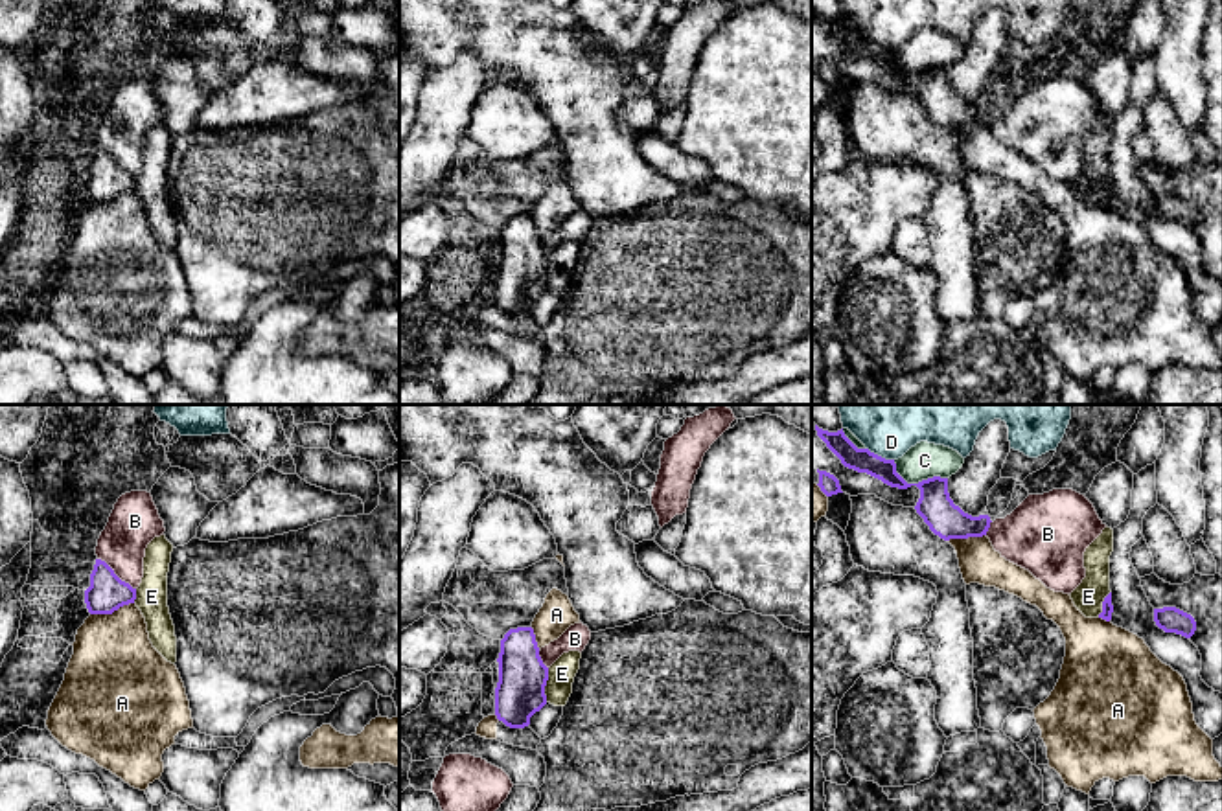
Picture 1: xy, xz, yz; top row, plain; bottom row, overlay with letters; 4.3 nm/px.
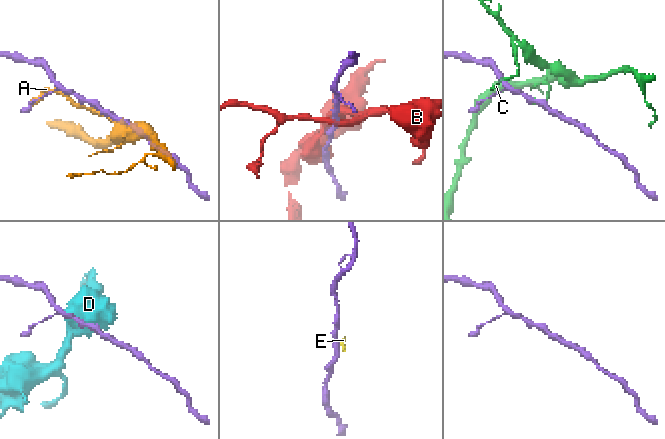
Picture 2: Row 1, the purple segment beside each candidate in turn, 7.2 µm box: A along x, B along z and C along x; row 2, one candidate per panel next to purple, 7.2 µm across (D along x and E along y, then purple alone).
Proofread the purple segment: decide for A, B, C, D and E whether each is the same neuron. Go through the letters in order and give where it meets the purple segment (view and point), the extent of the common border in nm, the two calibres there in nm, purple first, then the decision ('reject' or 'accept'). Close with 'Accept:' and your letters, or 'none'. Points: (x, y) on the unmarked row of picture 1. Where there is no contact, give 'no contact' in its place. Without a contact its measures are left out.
A: contact xy (111, 201); length 200 nm; calibres 170 and 400 nm; reject
B: contact xy (115, 162); length 220 nm; calibres 170 and 220 nm; reject
C: contact yz (919, 70); length 260 nm; calibres 160 and 160 nm; reject
D: contact yz (880, 45); length 140 nm; calibres 110 and 200 nm; reject
E: contact xz (545, 273); length 150 nm; calibres 220 and 120 nm; reject
Accept: none

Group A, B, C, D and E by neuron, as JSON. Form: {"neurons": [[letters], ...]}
{"neurons": [["A"], ["B"], ["C"], ["D"], ["E"]]}

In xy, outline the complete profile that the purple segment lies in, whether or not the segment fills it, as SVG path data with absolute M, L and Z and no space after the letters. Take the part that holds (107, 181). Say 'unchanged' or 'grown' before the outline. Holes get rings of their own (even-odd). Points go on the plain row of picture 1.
unchanged; M96 147L85 191L90 202L112 202L123 193L134 191L136 177L121 169L101 147Z

